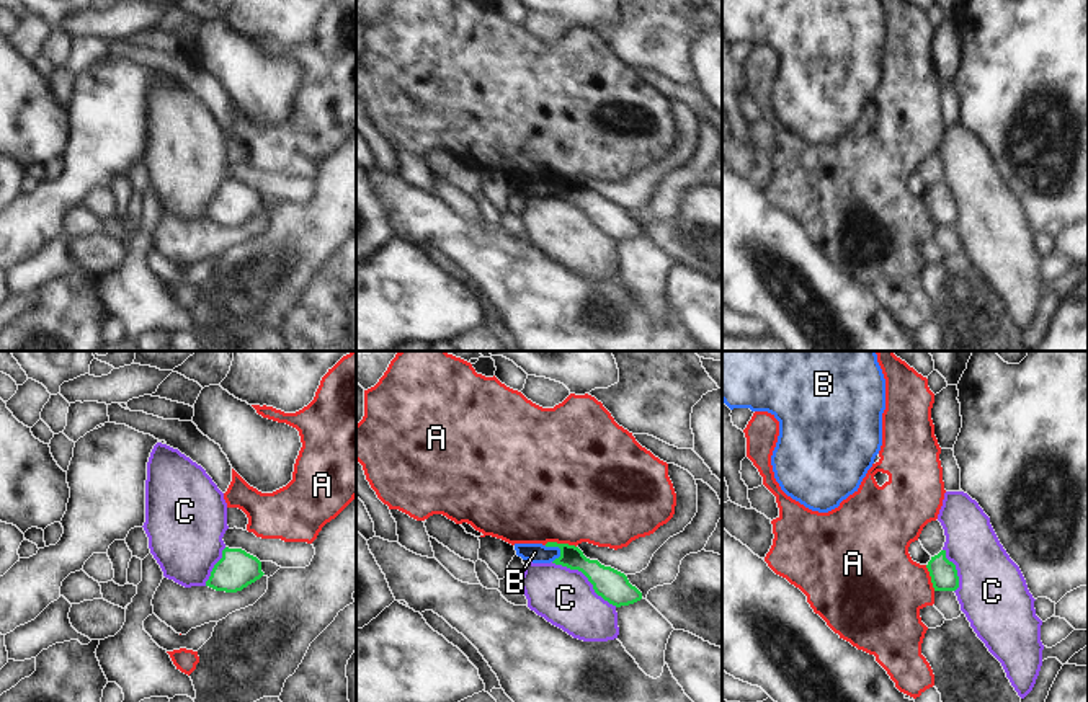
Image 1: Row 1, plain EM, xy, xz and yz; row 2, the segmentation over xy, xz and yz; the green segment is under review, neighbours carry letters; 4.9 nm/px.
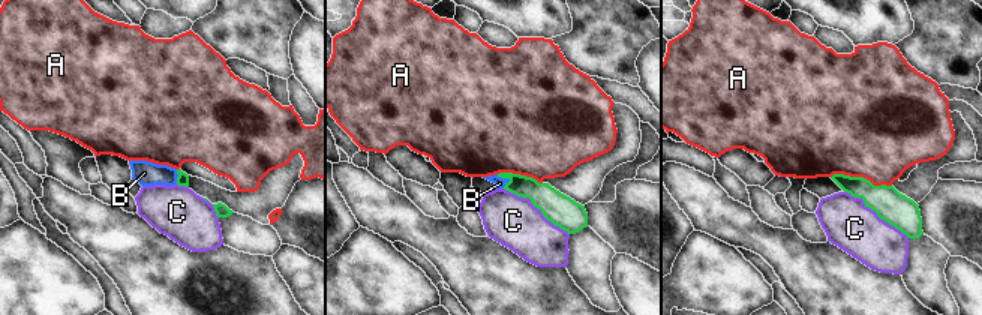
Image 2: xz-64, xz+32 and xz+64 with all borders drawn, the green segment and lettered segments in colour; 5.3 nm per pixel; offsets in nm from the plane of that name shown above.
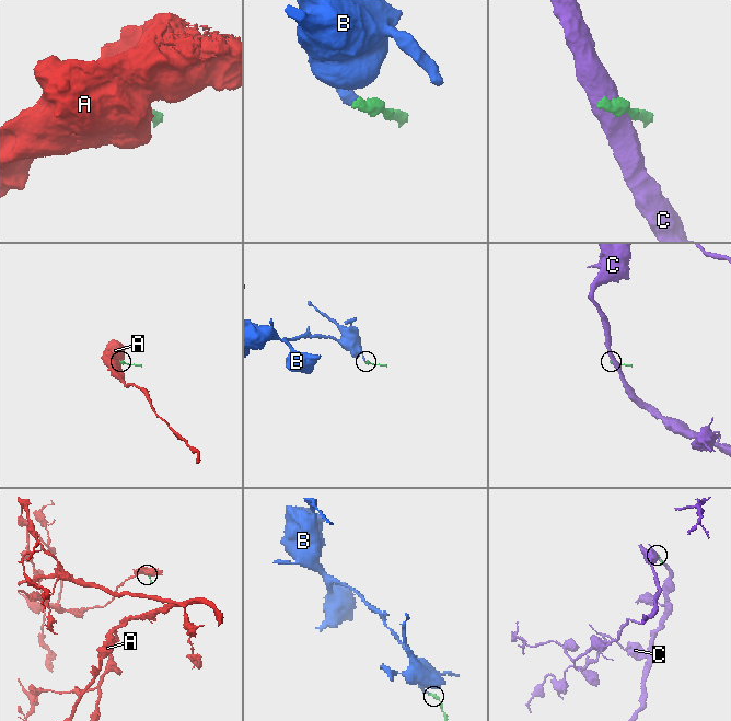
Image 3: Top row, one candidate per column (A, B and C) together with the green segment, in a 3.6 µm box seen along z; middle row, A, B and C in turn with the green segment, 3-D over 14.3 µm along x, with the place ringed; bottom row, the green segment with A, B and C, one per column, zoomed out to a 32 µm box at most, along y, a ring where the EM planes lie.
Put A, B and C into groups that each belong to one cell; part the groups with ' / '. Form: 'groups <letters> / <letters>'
groups A / B / C

